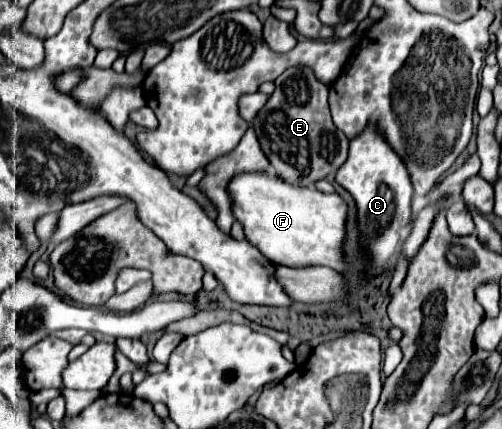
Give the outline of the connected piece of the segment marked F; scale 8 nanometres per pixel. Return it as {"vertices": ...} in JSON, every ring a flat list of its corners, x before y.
{"vertices":[[273,171,243,173,229,185,233,215,243,223,245,237,273,263,283,267,325,265,345,273,343,243,347,237,349,207,337,193,321,193,315,187,299,189,281,181]]}

